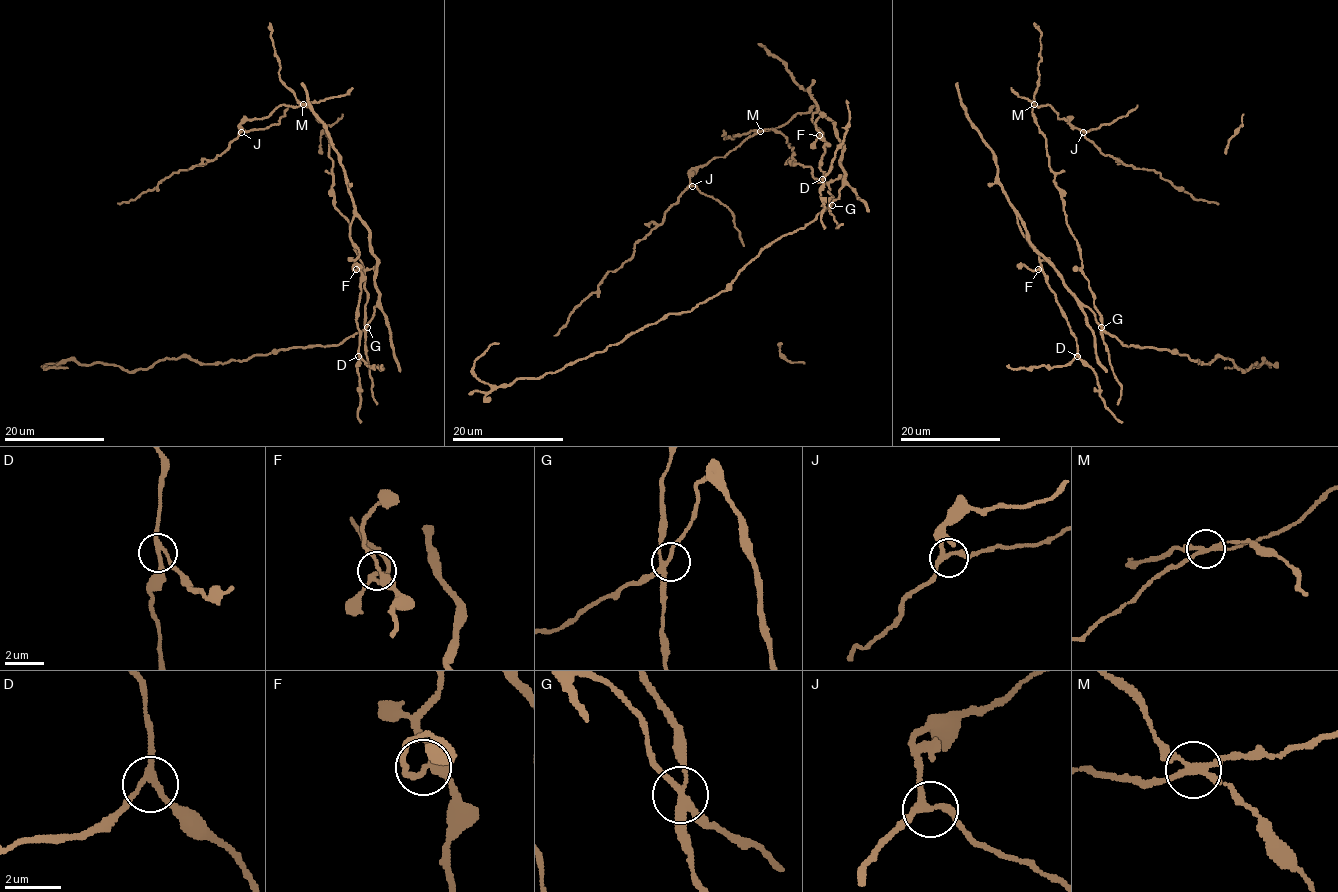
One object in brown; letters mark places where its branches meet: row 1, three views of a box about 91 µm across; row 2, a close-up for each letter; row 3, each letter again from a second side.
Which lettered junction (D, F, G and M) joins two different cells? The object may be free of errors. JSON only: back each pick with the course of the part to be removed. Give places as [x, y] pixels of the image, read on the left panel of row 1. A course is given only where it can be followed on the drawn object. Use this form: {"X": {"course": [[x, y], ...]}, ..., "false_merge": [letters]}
{"M": {"course": [[303, 104], [280, 104], [266, 117], [245, 119], [239, 134], [214, 160], [173, 172], [157, 187], [118, 204]]}, "false_merge": ["M"]}

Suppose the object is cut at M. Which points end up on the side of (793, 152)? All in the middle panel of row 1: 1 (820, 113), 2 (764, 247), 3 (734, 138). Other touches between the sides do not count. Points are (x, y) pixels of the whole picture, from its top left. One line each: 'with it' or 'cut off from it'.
1: with it
2: with it
3: with it

